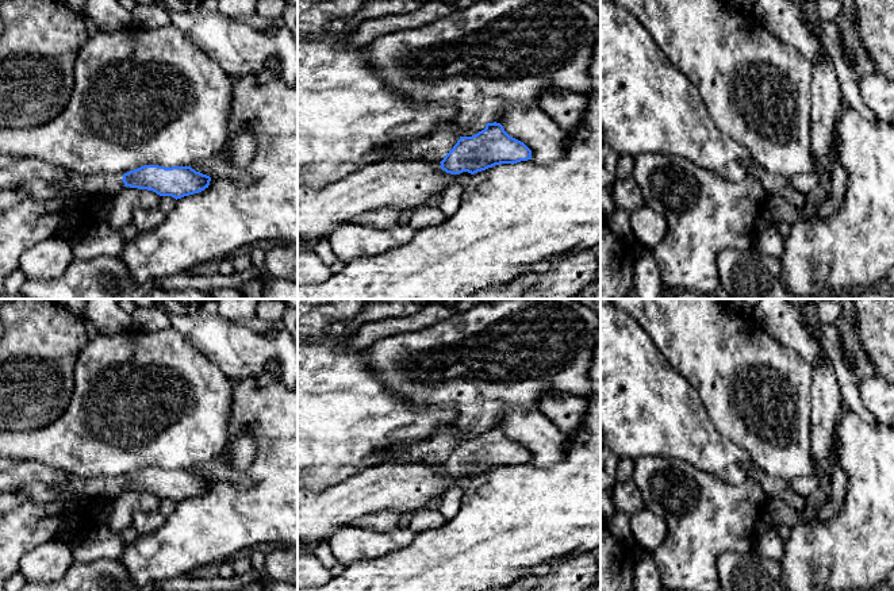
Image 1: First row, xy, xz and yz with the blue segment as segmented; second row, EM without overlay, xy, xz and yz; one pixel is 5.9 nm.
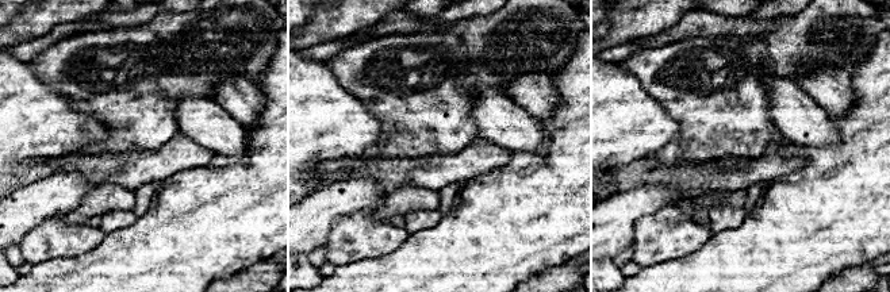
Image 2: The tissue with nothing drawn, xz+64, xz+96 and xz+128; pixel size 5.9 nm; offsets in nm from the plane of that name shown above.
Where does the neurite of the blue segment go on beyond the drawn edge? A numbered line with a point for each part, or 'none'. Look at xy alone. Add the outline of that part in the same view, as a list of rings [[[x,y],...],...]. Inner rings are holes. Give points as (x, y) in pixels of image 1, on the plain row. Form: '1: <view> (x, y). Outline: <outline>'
1: xy (102, 487). Outline: [[[96,476],[92,479],[65,477],[54,486],[32,483],[24,490],[30,502],[45,506],[72,496],[95,500],[114,499],[124,491],[122,476]]]

